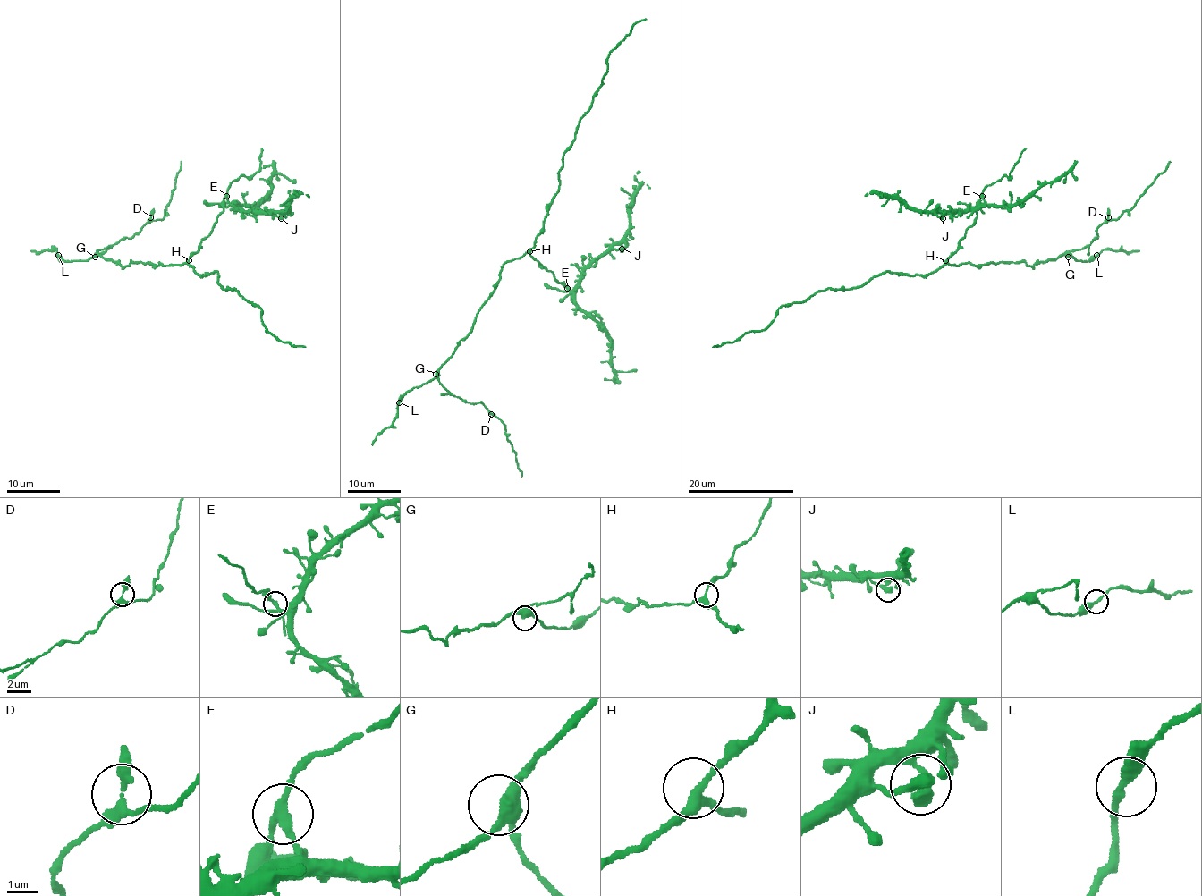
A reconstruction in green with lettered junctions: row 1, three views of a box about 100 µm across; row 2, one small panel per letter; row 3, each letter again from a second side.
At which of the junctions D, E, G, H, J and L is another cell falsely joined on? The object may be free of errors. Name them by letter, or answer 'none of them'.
none of them

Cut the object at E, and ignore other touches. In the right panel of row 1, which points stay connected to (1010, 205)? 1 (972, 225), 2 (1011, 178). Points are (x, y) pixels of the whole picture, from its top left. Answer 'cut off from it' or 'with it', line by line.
1: cut off from it
2: cut off from it

